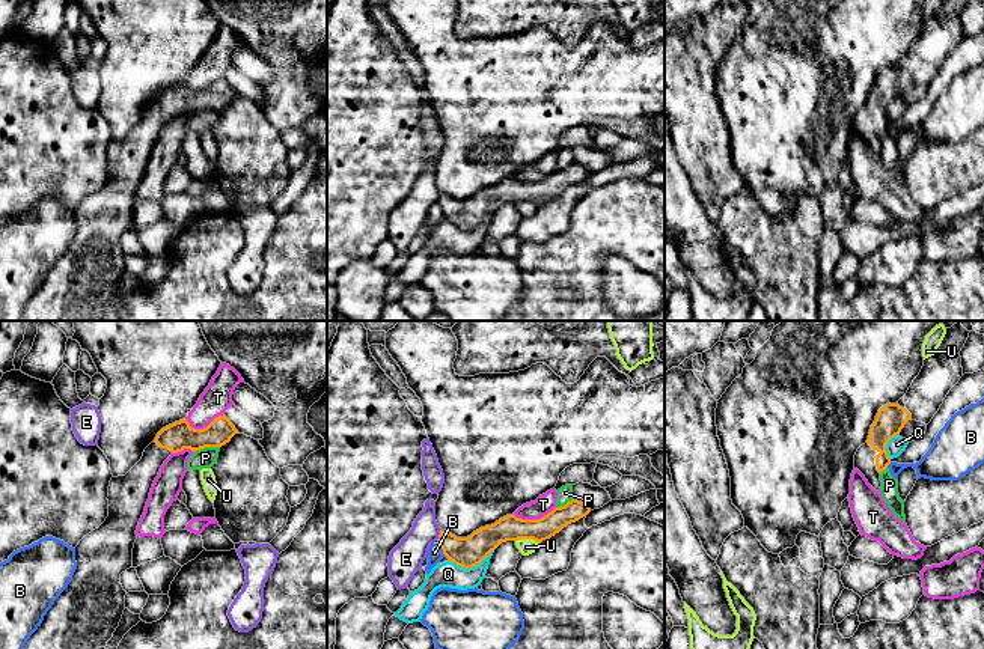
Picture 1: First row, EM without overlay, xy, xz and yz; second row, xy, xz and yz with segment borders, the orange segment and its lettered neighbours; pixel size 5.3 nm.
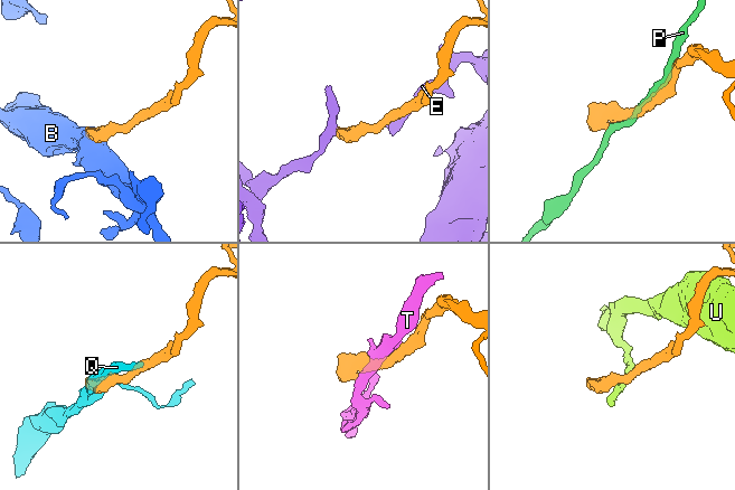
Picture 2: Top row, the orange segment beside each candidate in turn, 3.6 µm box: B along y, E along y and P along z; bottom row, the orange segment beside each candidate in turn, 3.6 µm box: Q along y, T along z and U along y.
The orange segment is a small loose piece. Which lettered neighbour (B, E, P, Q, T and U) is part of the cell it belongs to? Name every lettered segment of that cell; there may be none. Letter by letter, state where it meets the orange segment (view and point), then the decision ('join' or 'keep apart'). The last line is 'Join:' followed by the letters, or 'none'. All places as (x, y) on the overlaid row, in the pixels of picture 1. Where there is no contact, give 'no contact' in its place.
B: xz (442, 548) | keep apart
E: xz (439, 535) | keep apart
P: xy (205, 446) | keep apart
Q: xz (472, 566) | keep apart
T: xy (204, 428) | keep apart
U: xz (528, 538) | keep apart
Join: none

